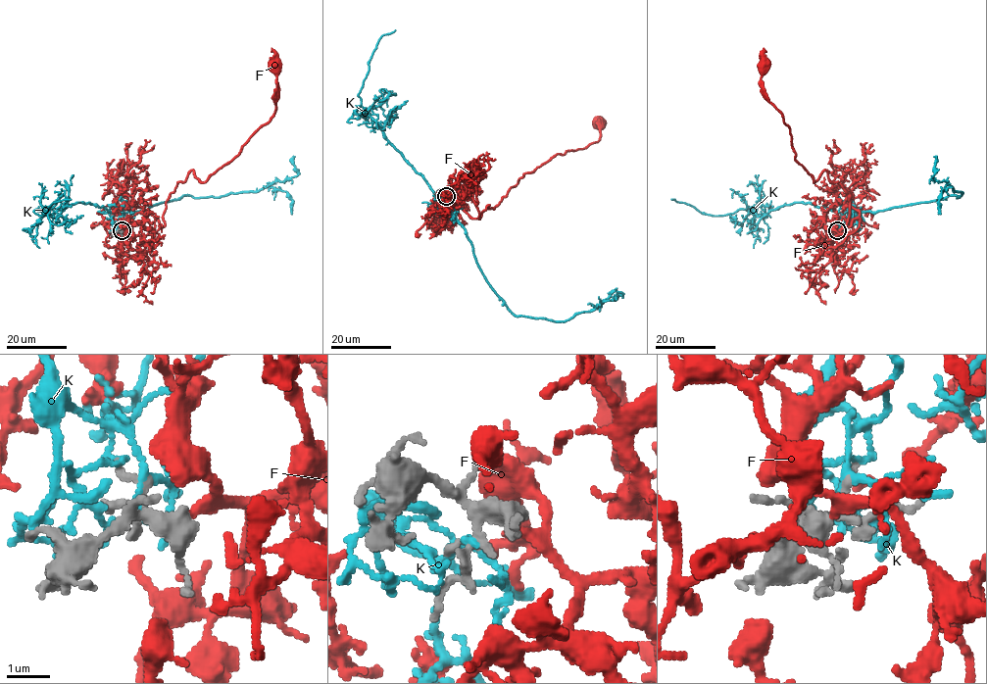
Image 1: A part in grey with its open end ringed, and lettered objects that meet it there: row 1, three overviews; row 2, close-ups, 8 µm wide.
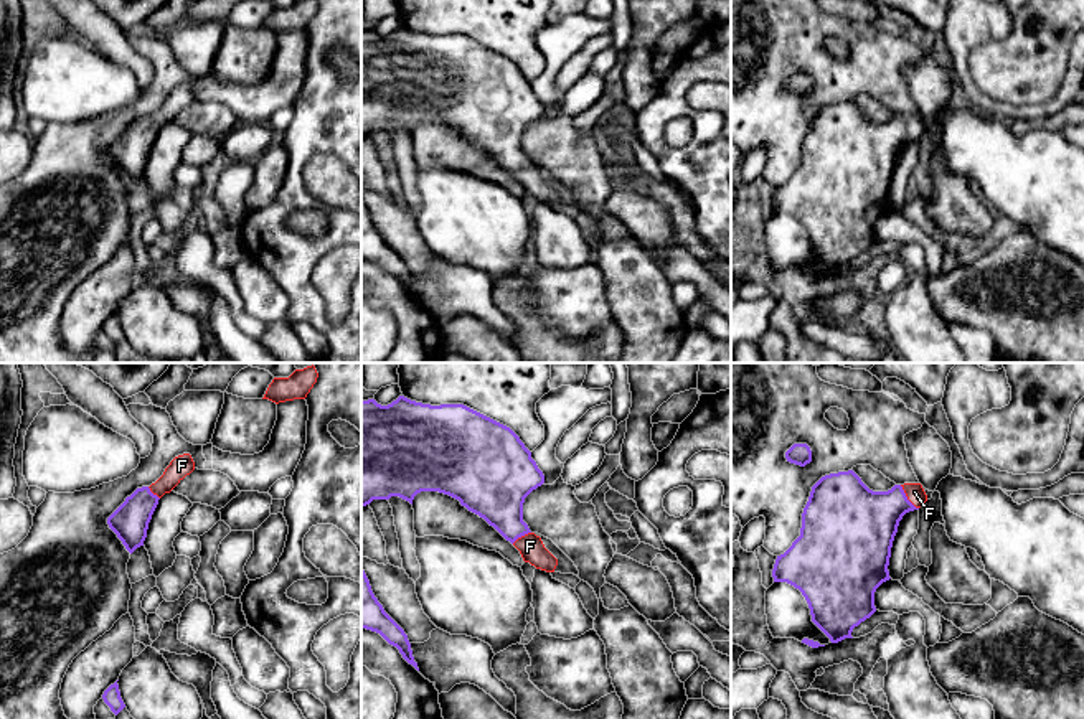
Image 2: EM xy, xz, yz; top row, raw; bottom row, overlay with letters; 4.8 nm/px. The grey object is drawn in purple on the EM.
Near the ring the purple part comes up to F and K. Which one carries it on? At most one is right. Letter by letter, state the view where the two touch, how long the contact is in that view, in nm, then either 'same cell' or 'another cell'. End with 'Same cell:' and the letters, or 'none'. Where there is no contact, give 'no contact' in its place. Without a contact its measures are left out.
F: yz | 150 nm | same cell
K: no contact | another cell
Same cell: F

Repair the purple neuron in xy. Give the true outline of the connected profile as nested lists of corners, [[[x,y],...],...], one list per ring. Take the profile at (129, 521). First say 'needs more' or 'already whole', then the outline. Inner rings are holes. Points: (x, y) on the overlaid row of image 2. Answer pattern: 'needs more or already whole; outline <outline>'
needs more; outline [[[190,453],[175,457],[155,483],[137,488],[107,518],[109,528],[117,534],[130,554],[137,547],[144,546],[148,523],[158,505],[158,500],[165,493],[170,493],[193,470],[195,462]]]

